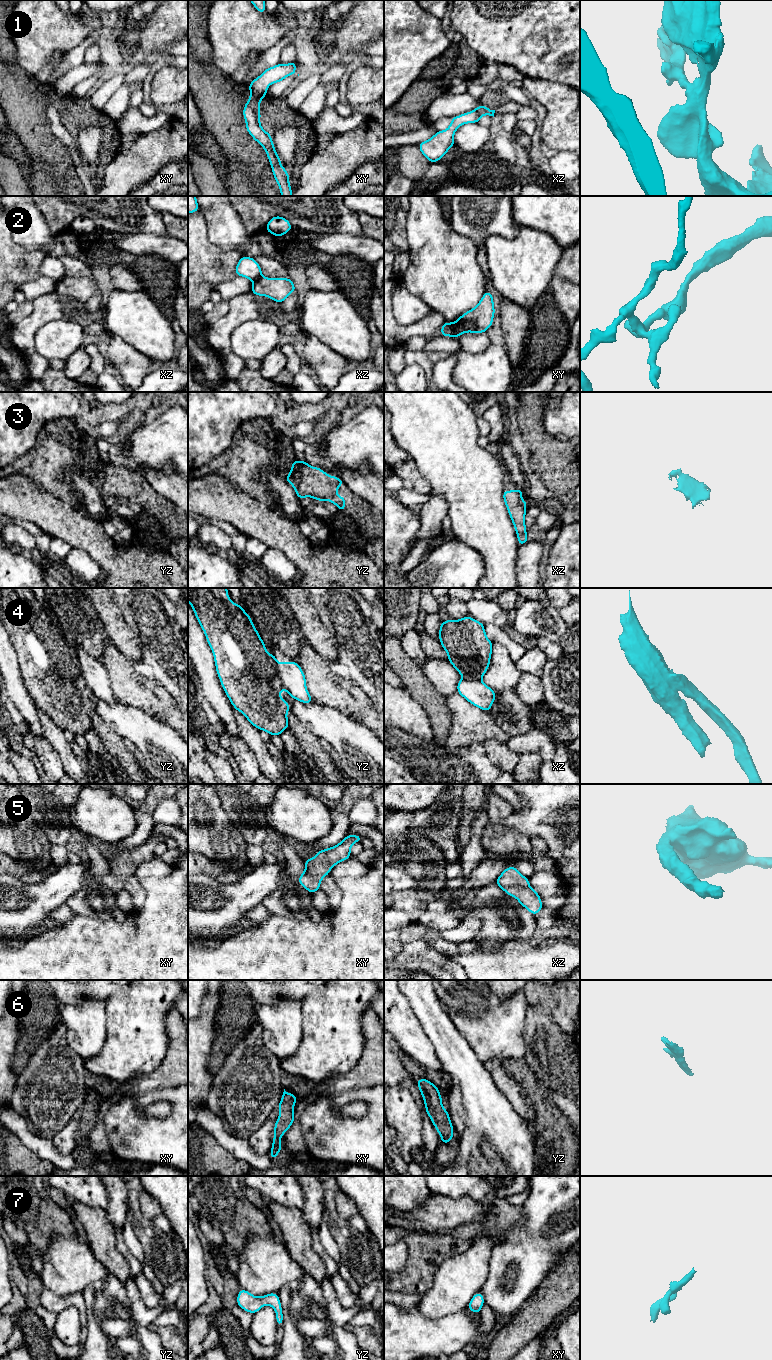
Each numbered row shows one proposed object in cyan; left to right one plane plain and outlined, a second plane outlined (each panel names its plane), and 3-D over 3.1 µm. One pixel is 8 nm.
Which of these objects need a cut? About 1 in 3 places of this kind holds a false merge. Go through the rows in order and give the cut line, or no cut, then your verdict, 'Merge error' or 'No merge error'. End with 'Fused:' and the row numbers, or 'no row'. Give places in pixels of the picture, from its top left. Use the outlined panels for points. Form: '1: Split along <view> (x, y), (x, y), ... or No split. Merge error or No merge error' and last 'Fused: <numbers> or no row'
1: No split. No merge error
2: Split along xy (450, 323), (455, 336). Merge error
3: No split. No merge error
4: Split along yz (275, 667), (284, 688). Merge error
5: No split. No merge error
6: No split. No merge error
7: No split. No merge error
Fused: 2, 4

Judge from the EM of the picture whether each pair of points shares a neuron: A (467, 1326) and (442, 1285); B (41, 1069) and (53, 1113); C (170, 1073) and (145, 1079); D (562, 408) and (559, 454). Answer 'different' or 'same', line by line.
A: different
B: same
C: same
D: different

